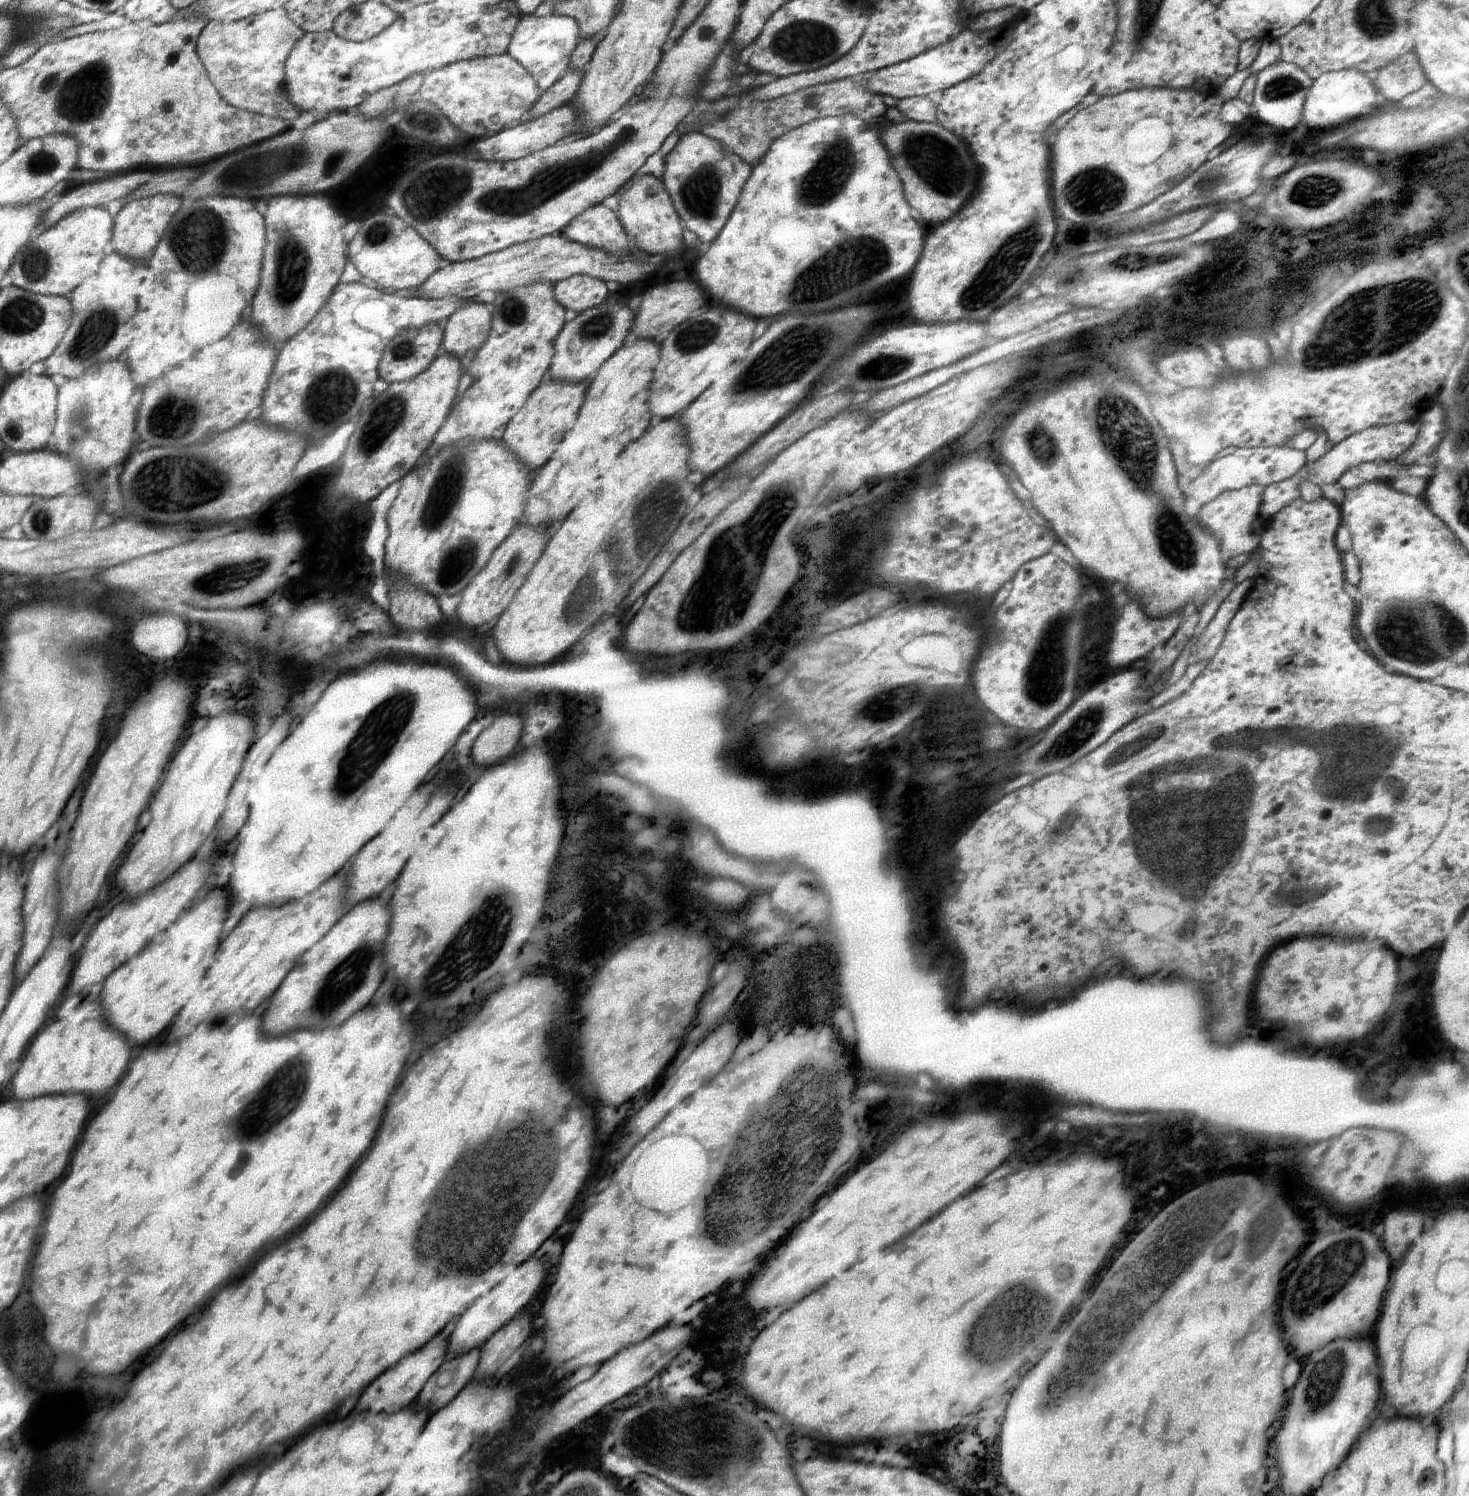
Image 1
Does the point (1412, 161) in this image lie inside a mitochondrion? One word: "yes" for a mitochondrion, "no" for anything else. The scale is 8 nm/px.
no

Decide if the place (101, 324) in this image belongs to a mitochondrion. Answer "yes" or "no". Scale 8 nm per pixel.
yes

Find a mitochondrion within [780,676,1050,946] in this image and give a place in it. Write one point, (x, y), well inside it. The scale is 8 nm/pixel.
(888, 704)

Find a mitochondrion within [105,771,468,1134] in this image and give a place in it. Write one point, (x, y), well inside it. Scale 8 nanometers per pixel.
(342, 981)

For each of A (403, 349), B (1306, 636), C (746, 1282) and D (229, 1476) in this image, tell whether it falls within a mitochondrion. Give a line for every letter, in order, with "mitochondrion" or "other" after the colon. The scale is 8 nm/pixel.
A: mitochondrion
B: other
C: other
D: other

